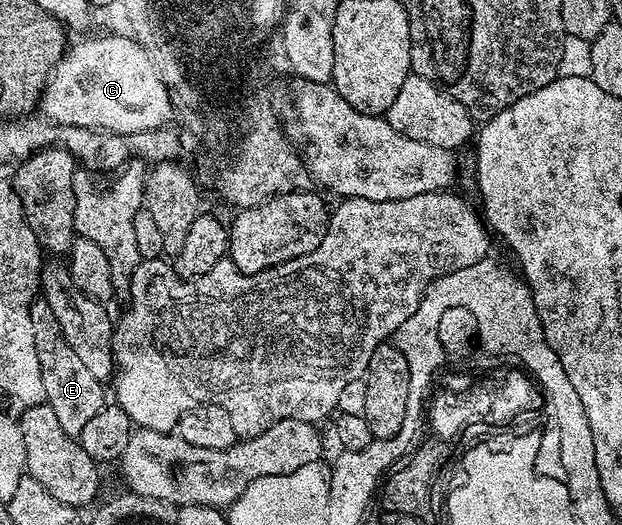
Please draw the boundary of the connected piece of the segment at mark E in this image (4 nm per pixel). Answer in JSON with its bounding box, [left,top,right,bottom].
[30,297,106,437]

